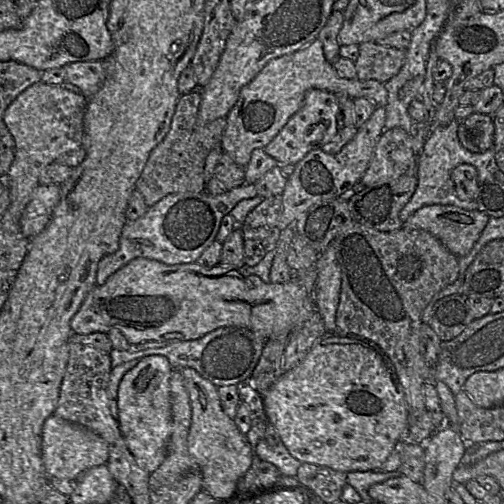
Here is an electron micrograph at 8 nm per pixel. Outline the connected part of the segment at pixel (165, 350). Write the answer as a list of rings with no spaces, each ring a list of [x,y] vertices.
[[[222,327],[199,339],[171,342],[161,348],[148,348],[139,351],[118,350],[113,348],[108,354],[112,362],[110,378],[113,375],[114,369],[123,363],[141,359],[146,356],[160,355],[165,356],[169,360],[174,370],[189,367],[197,371],[203,378],[209,380],[217,387],[228,385],[237,386],[240,382],[251,378],[266,342],[267,339],[263,335],[255,334],[248,329]]]

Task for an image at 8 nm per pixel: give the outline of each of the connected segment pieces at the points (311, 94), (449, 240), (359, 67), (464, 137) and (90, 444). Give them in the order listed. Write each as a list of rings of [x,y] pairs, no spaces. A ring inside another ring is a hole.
[[[320,89],[307,91],[300,110],[288,120],[272,141],[263,148],[264,151],[273,157],[278,164],[295,165],[310,151],[334,141],[338,133],[338,110],[338,97],[334,93]]]
[[[436,204],[419,208],[404,221],[403,227],[428,231],[452,254],[462,257],[470,252],[489,219],[479,210]]]
[[[377,42],[359,45],[359,56],[355,61],[358,80],[389,81],[402,68],[406,50],[386,47]]]
[[[472,113],[459,121],[457,136],[461,145],[467,150],[480,153],[493,145],[494,123],[487,114]]]
[[[52,415],[42,428],[41,456],[50,478],[76,481],[88,469],[105,464],[109,457],[107,442],[92,430]]]

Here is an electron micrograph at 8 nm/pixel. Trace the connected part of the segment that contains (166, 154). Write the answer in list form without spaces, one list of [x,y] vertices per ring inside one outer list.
[[[198,90],[181,95],[172,117],[169,132],[150,152],[135,184],[135,189],[143,195],[148,207],[169,194],[205,191],[208,181],[204,174],[205,159],[213,148],[221,147],[221,140],[227,124],[226,117],[200,124],[198,113],[201,101],[202,95]]]

